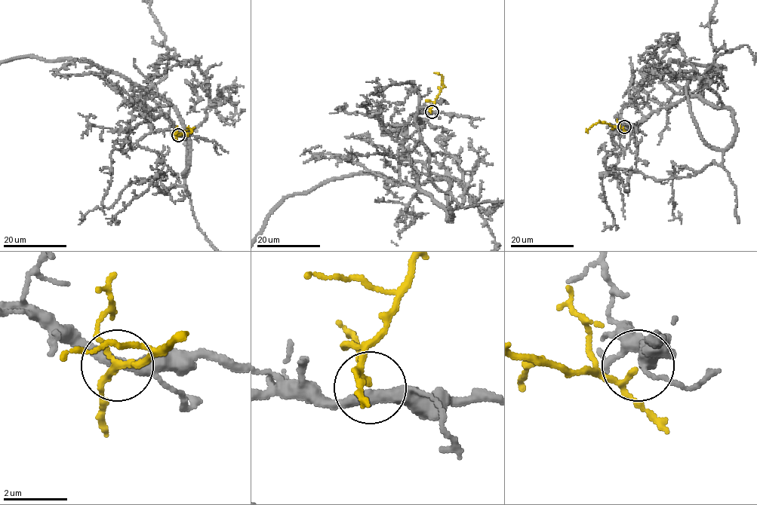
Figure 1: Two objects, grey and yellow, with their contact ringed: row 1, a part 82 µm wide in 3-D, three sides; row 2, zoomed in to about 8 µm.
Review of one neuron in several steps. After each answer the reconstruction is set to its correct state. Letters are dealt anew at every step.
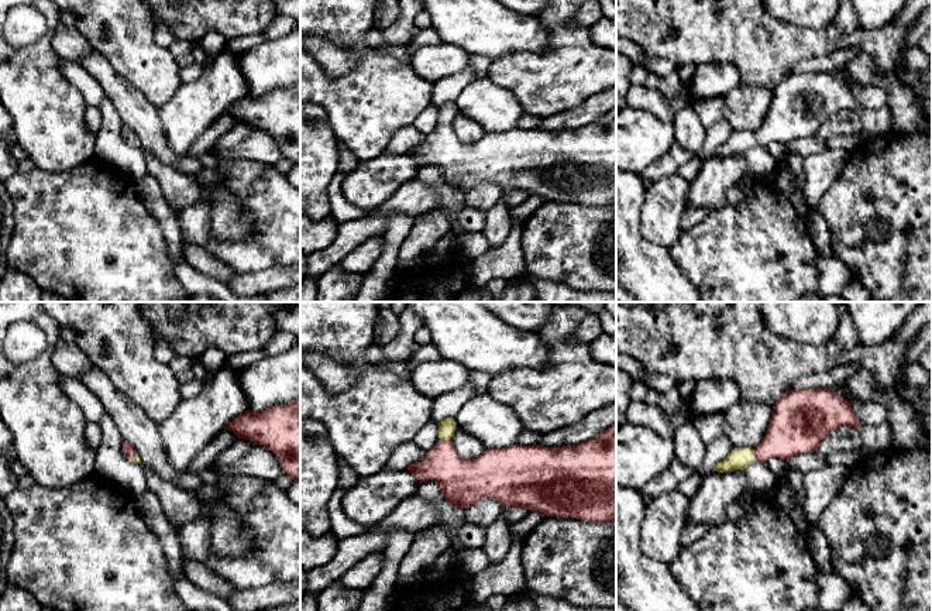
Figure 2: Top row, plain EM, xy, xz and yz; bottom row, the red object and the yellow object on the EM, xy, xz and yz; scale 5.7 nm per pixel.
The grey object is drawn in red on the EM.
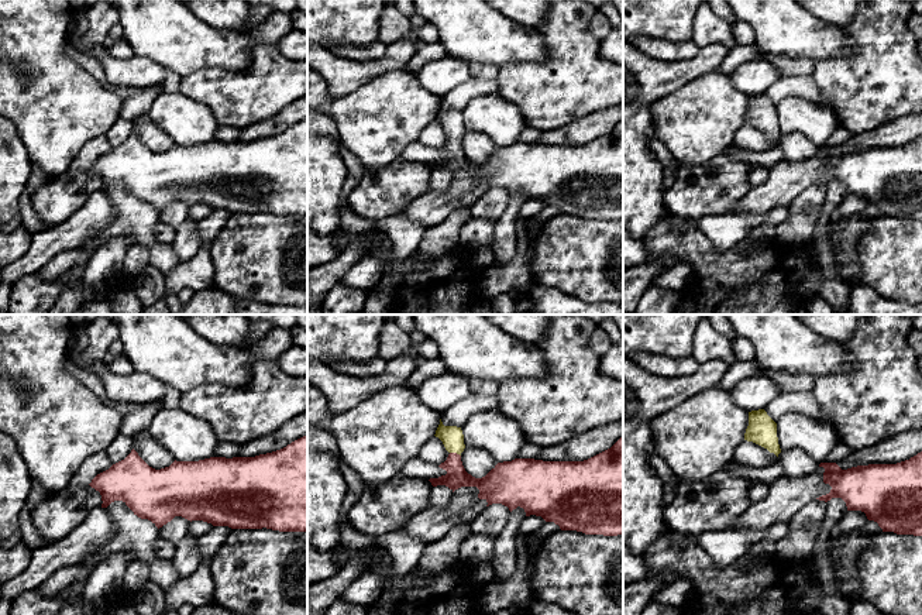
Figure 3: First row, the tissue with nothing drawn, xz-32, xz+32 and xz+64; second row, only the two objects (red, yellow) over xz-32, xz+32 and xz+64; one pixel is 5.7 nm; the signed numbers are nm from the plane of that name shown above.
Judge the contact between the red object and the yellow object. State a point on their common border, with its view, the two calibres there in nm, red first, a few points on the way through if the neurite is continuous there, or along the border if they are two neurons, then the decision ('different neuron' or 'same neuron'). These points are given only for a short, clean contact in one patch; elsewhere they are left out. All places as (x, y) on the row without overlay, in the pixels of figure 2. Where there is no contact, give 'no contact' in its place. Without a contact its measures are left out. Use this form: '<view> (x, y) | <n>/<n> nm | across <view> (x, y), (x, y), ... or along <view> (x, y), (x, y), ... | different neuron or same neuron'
xz (443, 122) | 220/100 nm | across xz (458, 162), (444, 148), (443, 122), (446, 112) | same neuron

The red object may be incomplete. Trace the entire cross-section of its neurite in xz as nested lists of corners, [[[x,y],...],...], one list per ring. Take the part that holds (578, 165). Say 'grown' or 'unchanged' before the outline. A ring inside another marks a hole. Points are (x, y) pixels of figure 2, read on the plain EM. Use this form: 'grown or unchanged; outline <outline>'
grown; outline [[[453,102],[439,106],[437,128],[426,135],[423,144],[406,151],[419,168],[437,165],[450,189],[467,193],[491,181],[502,192],[523,190],[547,200],[577,202],[585,206],[616,205],[616,107],[580,128],[564,131],[513,128],[506,133],[485,134],[474,144],[458,140],[450,126],[454,116]]]

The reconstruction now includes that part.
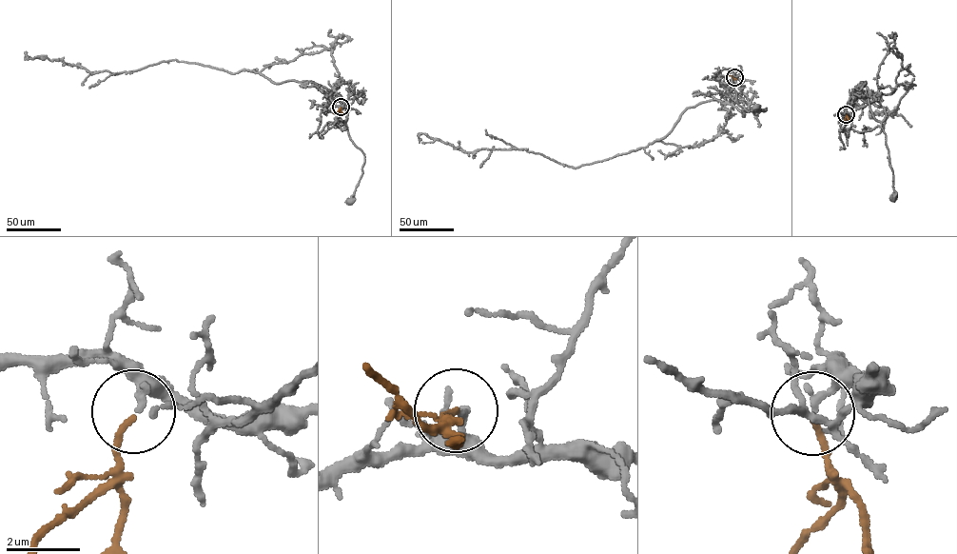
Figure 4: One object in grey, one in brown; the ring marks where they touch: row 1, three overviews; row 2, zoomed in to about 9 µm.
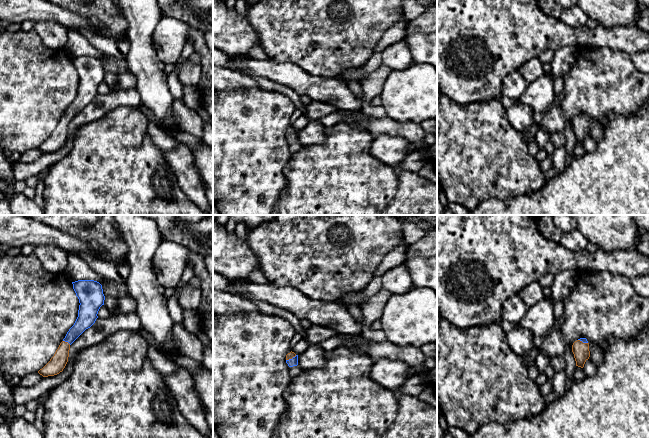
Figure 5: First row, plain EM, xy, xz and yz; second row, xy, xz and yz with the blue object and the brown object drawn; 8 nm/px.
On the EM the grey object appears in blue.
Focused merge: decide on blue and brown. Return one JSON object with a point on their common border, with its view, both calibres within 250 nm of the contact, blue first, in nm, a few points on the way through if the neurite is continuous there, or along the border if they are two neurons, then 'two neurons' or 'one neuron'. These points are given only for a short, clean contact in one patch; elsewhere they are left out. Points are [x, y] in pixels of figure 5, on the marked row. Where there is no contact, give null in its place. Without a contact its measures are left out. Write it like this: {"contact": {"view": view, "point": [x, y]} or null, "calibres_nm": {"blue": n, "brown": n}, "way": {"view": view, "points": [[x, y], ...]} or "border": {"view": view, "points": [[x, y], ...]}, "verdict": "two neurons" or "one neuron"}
{"contact": {"view": "xy", "point": [67, 341]}, "calibres_nm": {"blue": 150, "brown": 140}, "way": {"view": "xy", "points": [[86, 318], [67, 341], [57, 363]]}, "verdict": "one neuron"}

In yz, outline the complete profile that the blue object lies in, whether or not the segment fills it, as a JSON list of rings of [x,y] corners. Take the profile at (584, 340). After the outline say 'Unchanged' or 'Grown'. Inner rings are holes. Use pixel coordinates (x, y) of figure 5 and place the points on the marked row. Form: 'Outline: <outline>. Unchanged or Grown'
Outline: [[[580,338],[572,345],[576,366],[583,368],[590,357],[589,343],[586,338]]]. Grown

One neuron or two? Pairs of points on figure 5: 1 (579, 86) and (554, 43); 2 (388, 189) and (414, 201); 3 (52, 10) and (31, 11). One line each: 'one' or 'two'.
1: two
2: two
3: one

